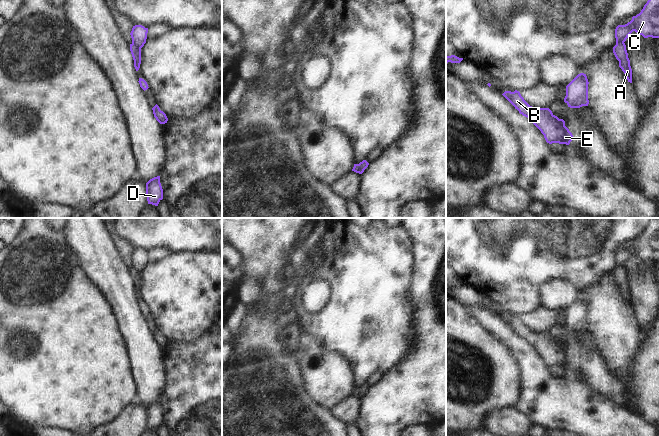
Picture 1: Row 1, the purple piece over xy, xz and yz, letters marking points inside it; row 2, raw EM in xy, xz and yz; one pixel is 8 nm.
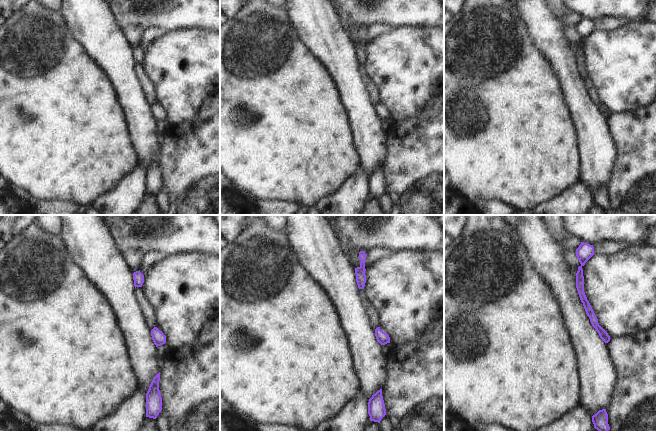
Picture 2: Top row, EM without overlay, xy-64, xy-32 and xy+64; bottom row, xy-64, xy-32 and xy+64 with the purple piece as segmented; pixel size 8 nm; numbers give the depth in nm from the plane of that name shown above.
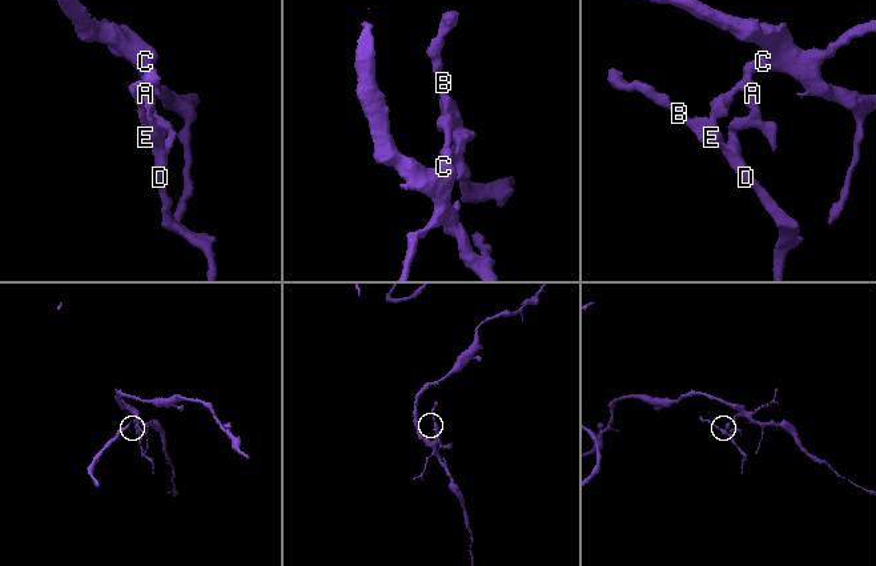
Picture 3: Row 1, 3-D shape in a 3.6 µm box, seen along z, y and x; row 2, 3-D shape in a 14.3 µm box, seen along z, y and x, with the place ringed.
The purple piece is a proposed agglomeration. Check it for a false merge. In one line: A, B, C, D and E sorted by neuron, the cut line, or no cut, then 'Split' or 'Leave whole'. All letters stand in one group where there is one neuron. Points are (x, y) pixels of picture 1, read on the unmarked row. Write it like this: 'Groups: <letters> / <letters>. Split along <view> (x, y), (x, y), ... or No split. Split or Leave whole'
Groups: A B D E / C. Split along xy (132, 266), (140, 272). Split.

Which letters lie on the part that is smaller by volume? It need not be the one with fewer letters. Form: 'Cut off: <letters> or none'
Cut off: A, B, D, E

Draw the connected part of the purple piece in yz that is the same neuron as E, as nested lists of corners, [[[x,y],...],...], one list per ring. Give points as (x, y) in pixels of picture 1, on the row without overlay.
[[[517,314],[505,315],[502,319],[541,355],[547,367],[570,368],[573,359],[565,350],[565,345],[555,340],[549,332],[533,332]]]

